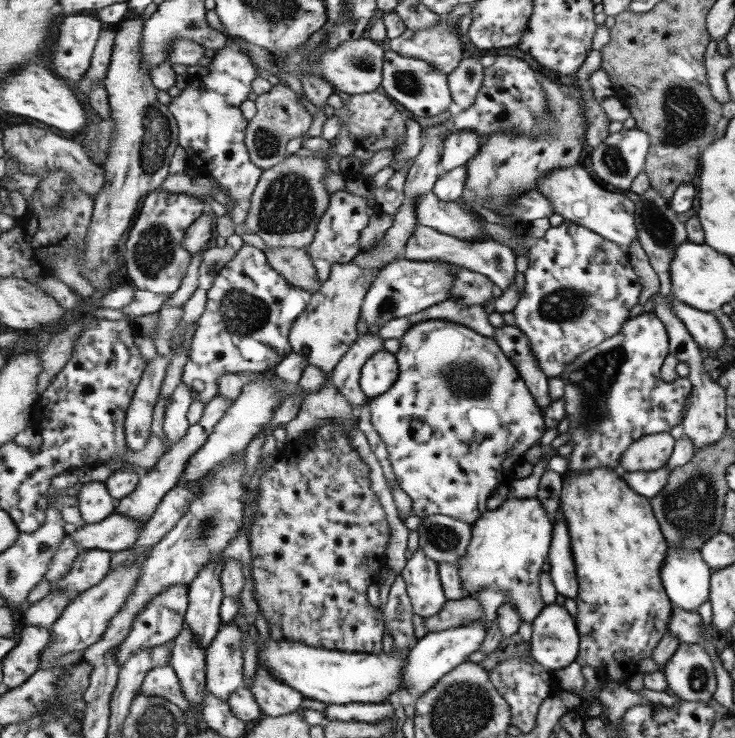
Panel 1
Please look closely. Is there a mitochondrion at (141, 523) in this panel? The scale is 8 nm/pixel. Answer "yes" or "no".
no

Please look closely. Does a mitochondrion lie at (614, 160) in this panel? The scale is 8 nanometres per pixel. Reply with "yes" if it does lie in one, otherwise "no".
yes

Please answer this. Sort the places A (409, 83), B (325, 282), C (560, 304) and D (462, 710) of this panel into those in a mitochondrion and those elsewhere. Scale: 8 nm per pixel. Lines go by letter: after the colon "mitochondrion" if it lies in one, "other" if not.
A: mitochondrion
B: other
C: mitochondrion
D: mitochondrion

